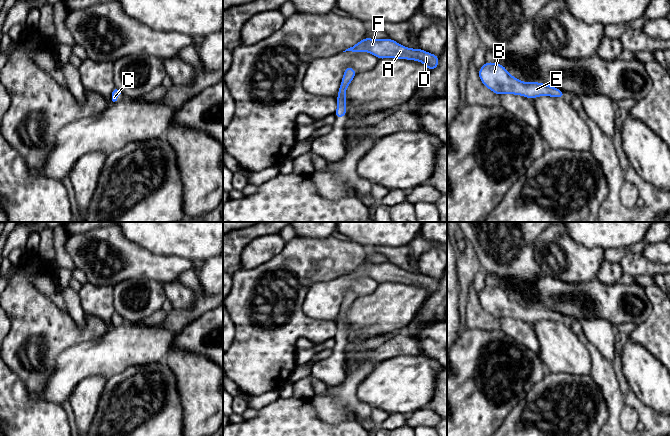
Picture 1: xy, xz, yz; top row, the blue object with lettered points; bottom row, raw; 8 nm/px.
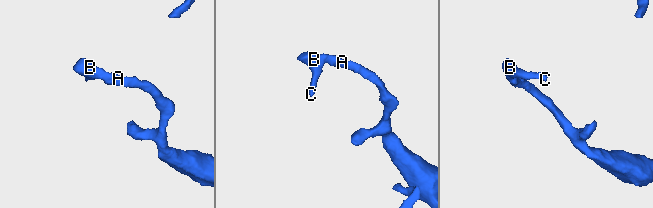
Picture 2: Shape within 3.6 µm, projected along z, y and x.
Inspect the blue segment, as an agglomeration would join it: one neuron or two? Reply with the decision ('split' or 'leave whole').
leave whole

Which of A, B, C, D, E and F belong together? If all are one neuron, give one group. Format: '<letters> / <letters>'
A B C D E F

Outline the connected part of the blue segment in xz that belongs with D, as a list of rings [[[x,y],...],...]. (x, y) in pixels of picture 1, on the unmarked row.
[[[366,261],[343,276],[346,275],[355,277],[369,276],[376,280],[378,284],[384,282],[398,282],[420,285],[429,295],[436,293],[439,288],[439,280],[423,275],[420,272],[407,272],[390,262],[378,264]]]

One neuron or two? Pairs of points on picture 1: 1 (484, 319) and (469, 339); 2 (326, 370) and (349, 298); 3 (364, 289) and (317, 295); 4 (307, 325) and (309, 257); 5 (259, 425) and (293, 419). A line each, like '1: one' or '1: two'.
1: two
2: one
3: one
4: one
5: one

